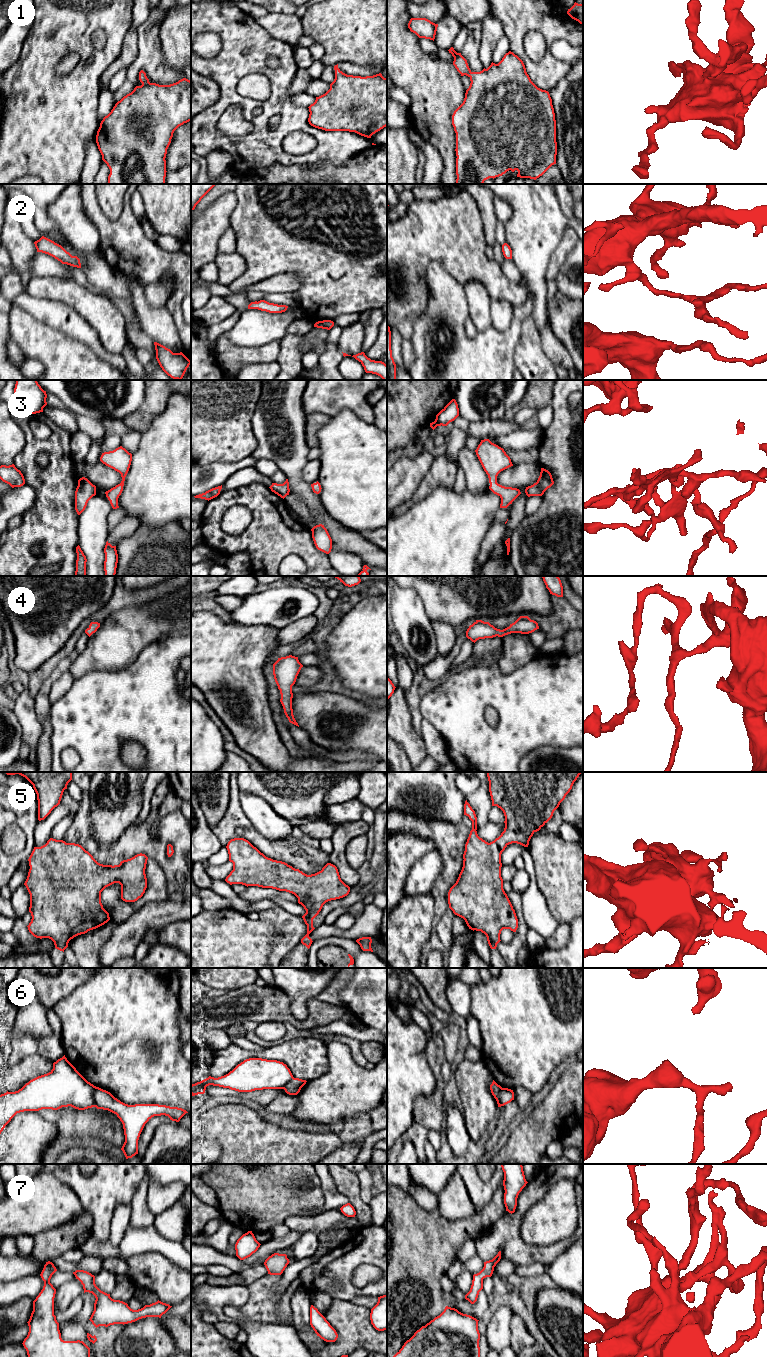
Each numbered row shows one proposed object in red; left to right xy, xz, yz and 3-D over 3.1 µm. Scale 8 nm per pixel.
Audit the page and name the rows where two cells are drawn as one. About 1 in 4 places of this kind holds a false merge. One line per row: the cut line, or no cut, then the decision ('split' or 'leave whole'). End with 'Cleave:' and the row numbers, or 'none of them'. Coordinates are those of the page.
1: cut none; leave whole
2: cut none; leave whole
3: cut none; leave whole
4: cut none; leave whole
5: cut none; leave whole
6: cut xy (97, 1087), (94, 1093), (94, 1106); split
7: cut none; leave whole
Cleave: 6

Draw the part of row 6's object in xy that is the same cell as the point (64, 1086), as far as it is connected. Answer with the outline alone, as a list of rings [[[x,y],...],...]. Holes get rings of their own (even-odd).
[[[64,1055],[53,1063],[49,1073],[30,1080],[18,1091],[0,1095],[0,1134],[20,1112],[68,1106],[78,1110],[95,1107],[96,1088]]]

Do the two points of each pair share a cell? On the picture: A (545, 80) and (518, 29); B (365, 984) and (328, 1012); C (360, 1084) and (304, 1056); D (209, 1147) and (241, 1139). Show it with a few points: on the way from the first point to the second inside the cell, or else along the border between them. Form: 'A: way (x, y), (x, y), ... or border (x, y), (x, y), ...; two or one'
A: way (532, 67), (519, 51), (518, 42); one
B: border (343, 1004), (354, 1016); two
C: border (326, 1045), (328, 1069), (322, 1075), (309, 1080); two
D: border (201, 1138), (214, 1140), (219, 1145), (221, 1153); two

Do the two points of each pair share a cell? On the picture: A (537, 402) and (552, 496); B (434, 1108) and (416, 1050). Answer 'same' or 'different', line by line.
A: different
B: different

